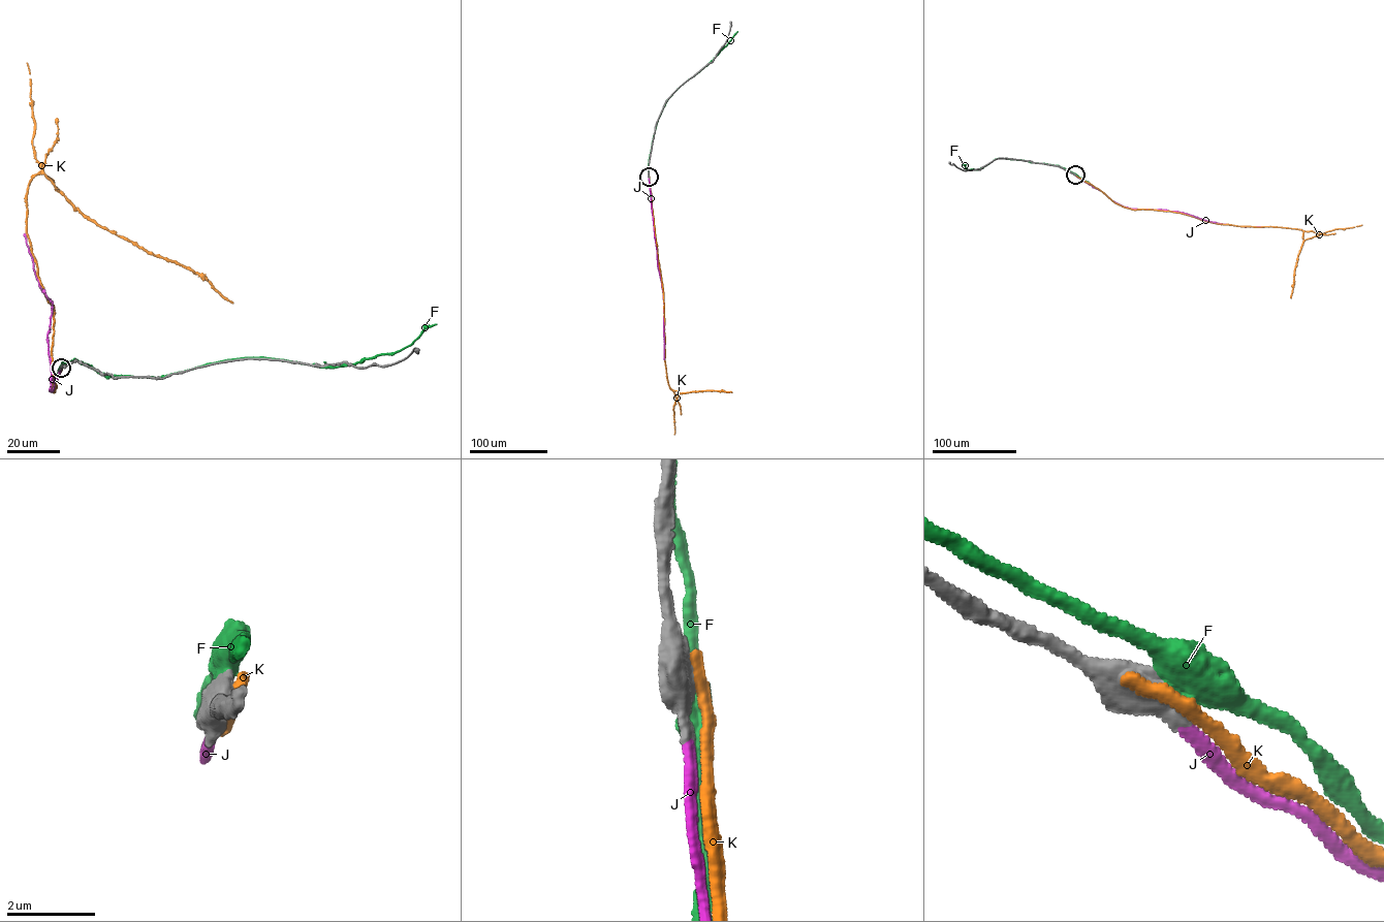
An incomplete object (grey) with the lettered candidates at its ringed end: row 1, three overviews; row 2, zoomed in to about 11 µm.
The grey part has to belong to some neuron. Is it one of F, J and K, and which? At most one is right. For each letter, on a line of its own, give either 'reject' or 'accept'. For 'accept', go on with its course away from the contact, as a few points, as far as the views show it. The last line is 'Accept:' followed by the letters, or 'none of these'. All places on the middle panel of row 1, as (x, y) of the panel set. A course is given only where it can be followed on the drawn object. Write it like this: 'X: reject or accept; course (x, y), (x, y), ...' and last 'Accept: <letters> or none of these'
F: reject
J: accept; course (649, 178), (663, 296), (664, 359)
K: reject
Accept: J

